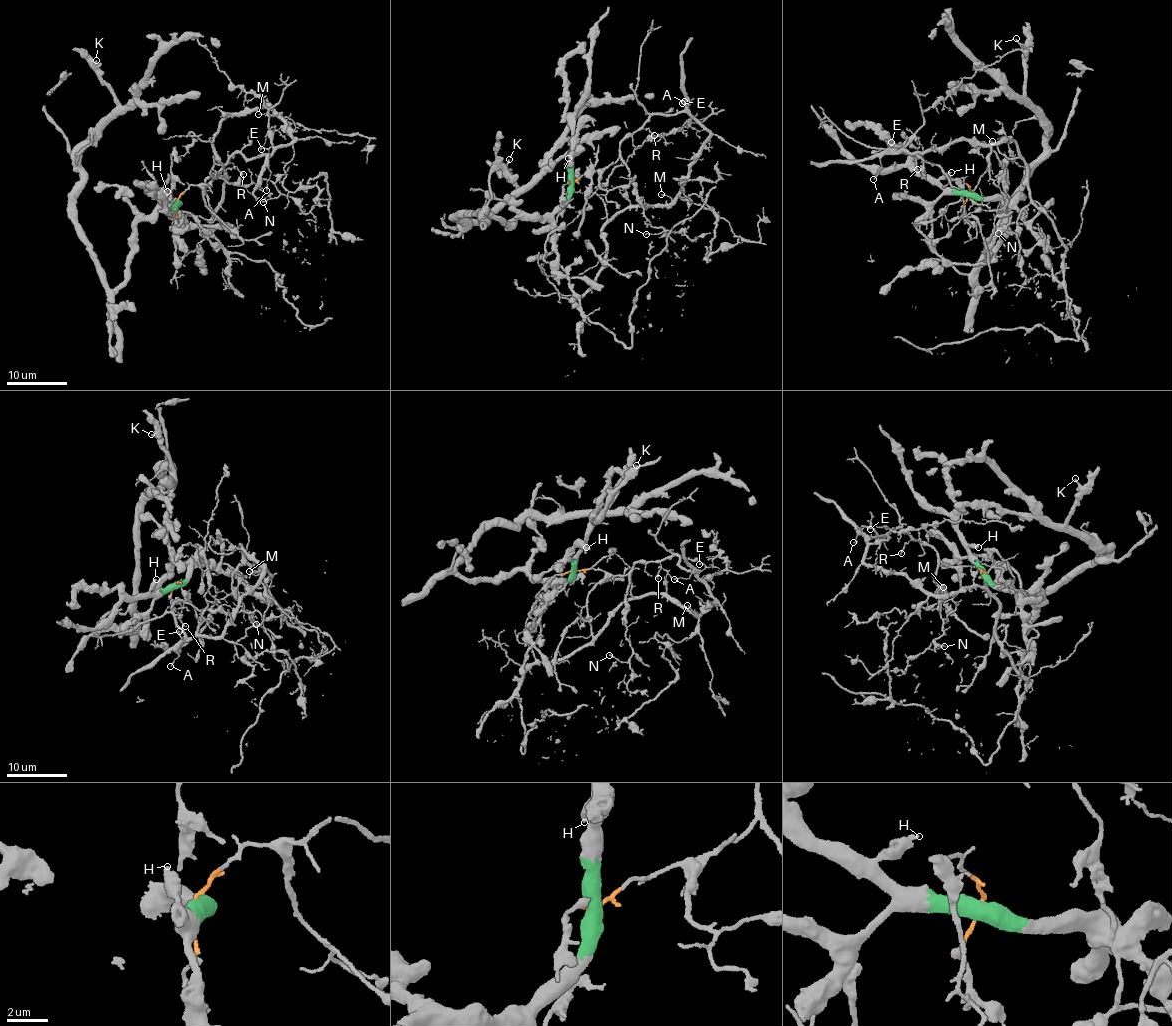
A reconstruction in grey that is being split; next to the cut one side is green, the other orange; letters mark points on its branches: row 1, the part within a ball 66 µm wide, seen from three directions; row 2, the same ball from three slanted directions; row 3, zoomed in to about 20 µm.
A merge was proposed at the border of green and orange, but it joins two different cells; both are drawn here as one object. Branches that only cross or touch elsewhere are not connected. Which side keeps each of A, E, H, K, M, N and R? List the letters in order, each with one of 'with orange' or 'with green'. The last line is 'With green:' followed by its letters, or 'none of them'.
A: with orange
E: with orange
H: with green
K: with green
M: with orange
N: with orange
R: with orange
With green: H, K

